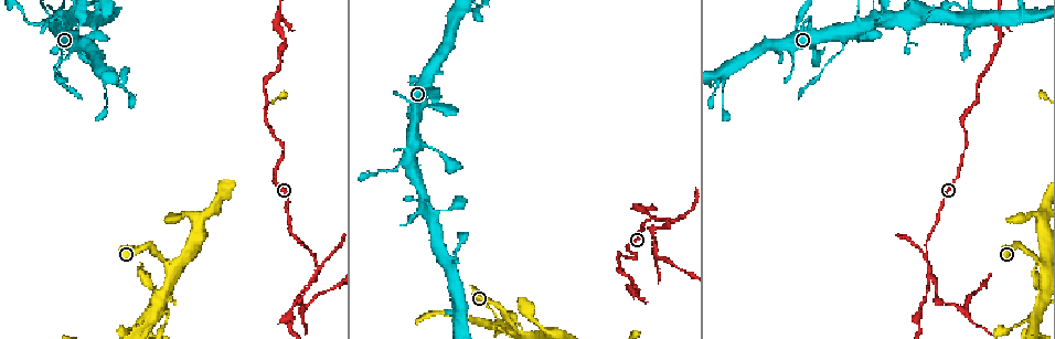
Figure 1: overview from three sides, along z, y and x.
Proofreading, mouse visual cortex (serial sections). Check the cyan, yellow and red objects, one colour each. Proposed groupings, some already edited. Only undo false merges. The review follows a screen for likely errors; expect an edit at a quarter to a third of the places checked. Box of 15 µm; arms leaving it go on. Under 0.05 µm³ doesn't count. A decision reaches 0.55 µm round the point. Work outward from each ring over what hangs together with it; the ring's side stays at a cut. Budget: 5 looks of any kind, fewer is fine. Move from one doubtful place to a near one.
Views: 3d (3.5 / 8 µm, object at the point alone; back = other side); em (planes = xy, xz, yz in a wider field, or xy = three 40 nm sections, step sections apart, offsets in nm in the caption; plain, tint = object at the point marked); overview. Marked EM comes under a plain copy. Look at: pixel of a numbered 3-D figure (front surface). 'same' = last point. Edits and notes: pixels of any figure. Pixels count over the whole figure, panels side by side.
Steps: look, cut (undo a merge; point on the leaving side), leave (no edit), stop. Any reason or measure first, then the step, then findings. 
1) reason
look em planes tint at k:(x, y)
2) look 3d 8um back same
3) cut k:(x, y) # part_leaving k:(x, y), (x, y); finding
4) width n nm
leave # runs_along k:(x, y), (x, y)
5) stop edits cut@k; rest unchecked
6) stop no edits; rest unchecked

four or more arms meet
look 3d 3.5um at 1:(503, 326)

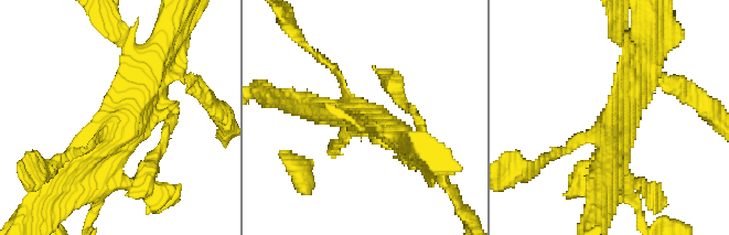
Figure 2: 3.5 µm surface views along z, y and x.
shape alone is not enough
look em xy step 5 tint at 2:(613, 128)

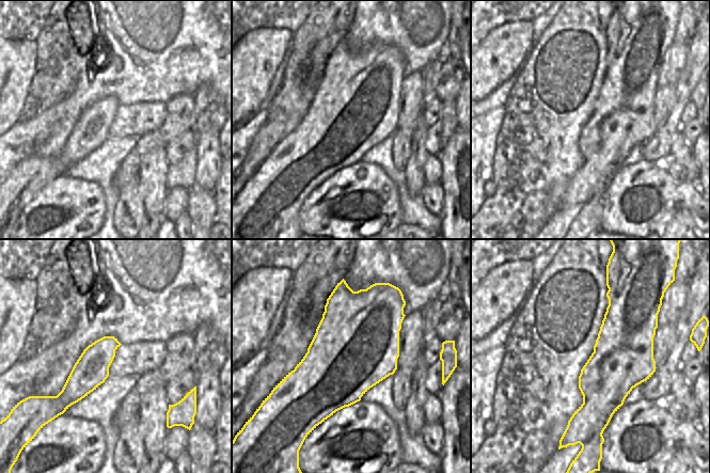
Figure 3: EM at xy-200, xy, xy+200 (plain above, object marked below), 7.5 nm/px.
leave # runs_along 2:(152, 68), (139, 103), (61, 178); one cell here

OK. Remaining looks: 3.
look em xy step 2 tint at 1:(854, 36)

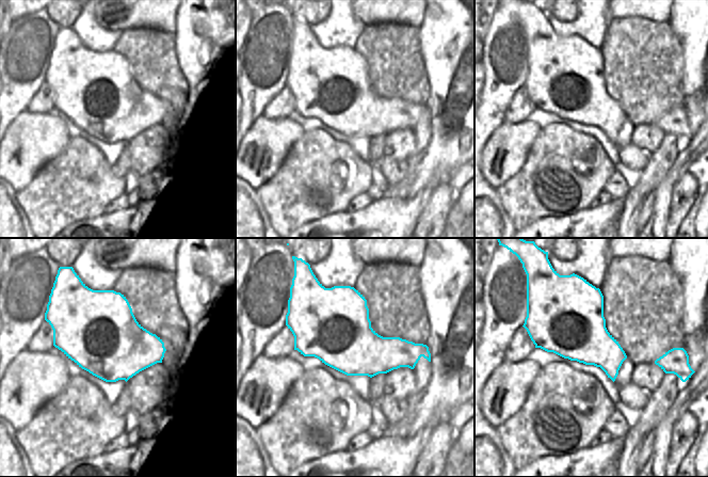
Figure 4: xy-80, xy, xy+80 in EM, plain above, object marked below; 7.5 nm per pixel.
wider look
look 3d 3.5um same

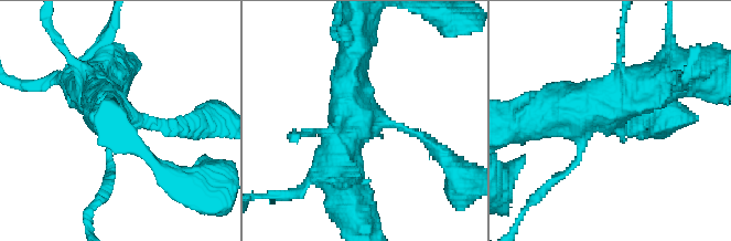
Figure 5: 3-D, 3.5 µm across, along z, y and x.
leave # runs_along 5:(533, 119), (615, 106), (666, 79); all the same cell

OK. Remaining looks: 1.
stop no edits; rest unchecked

